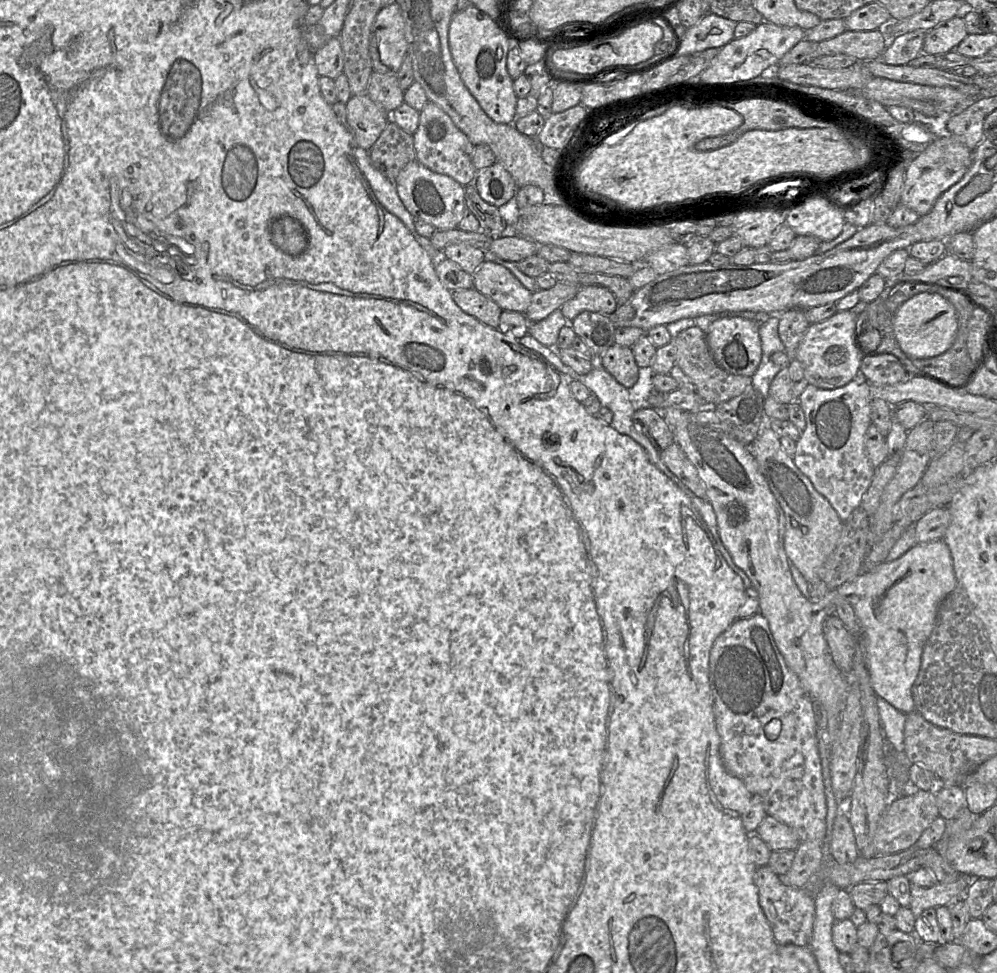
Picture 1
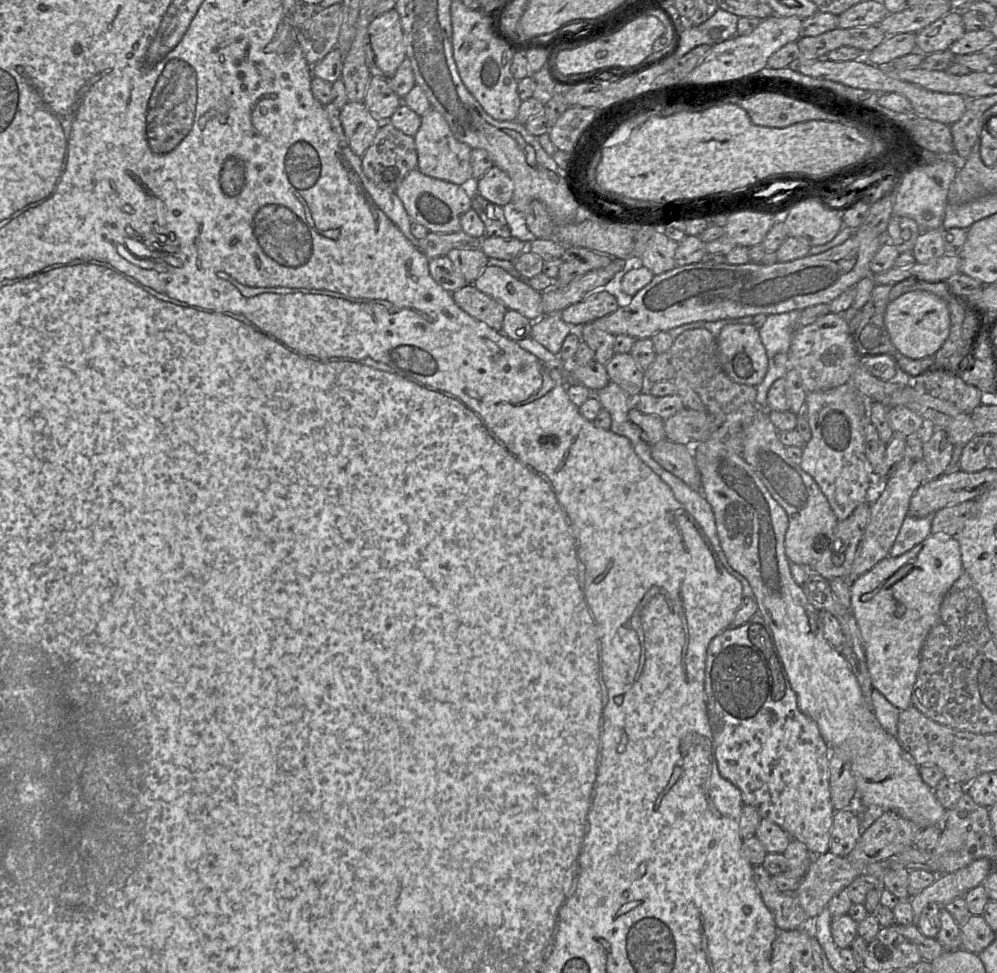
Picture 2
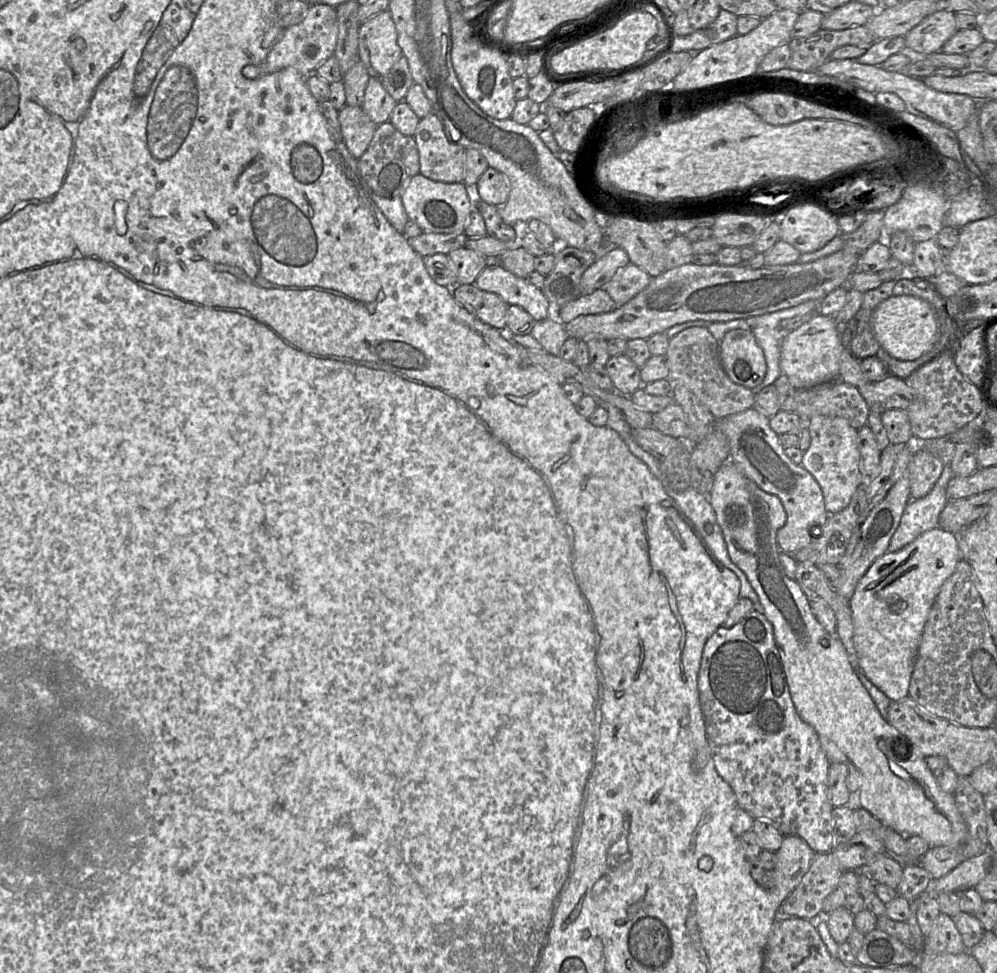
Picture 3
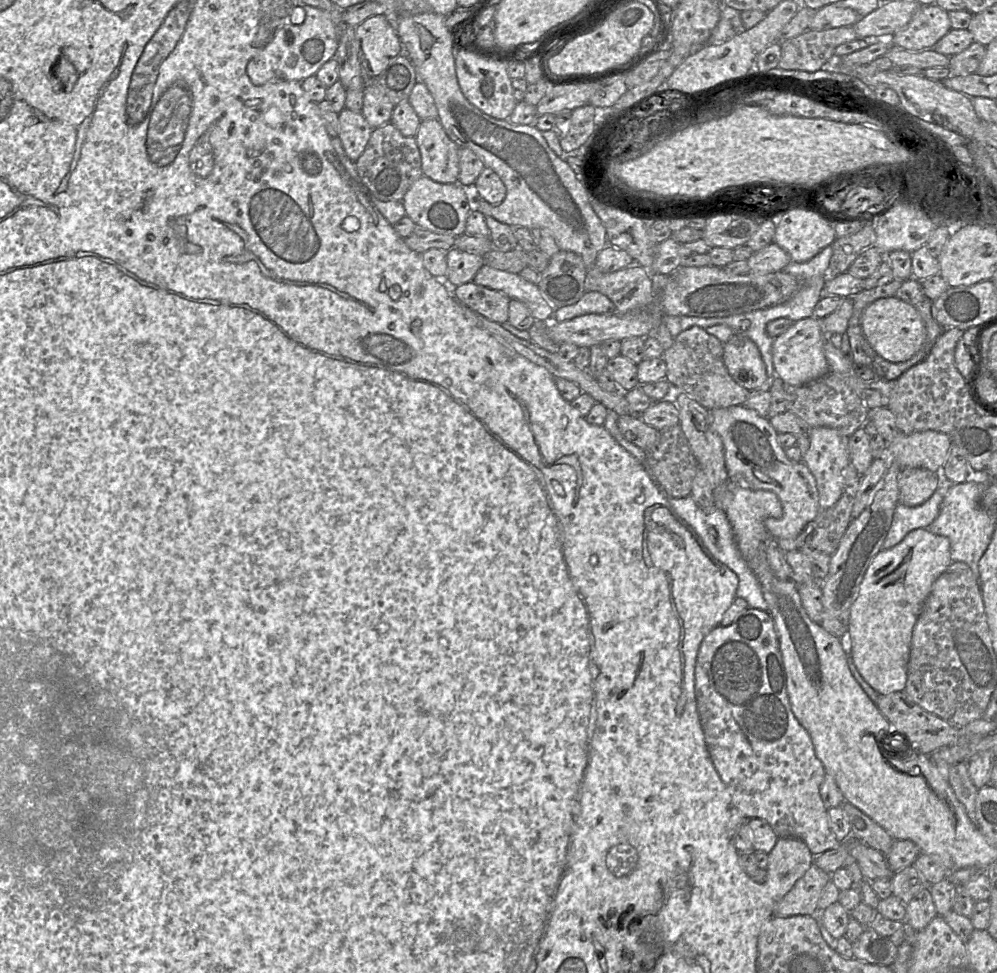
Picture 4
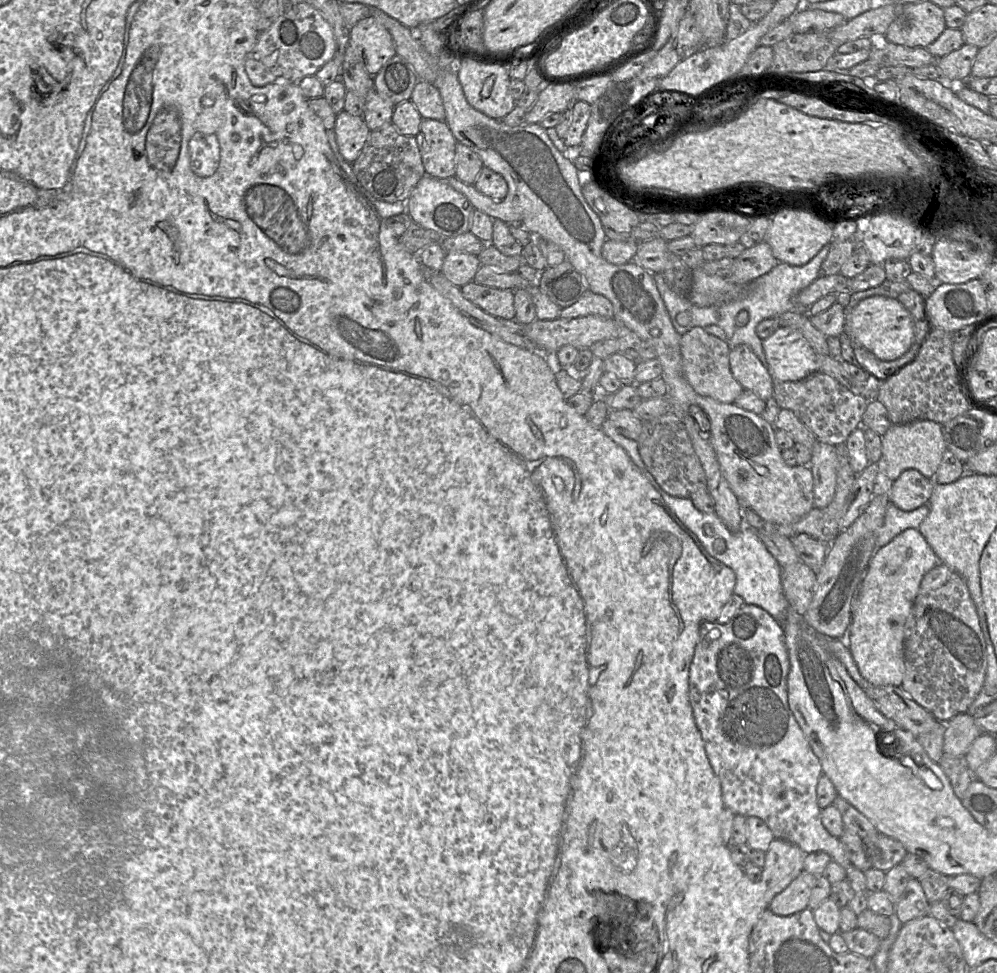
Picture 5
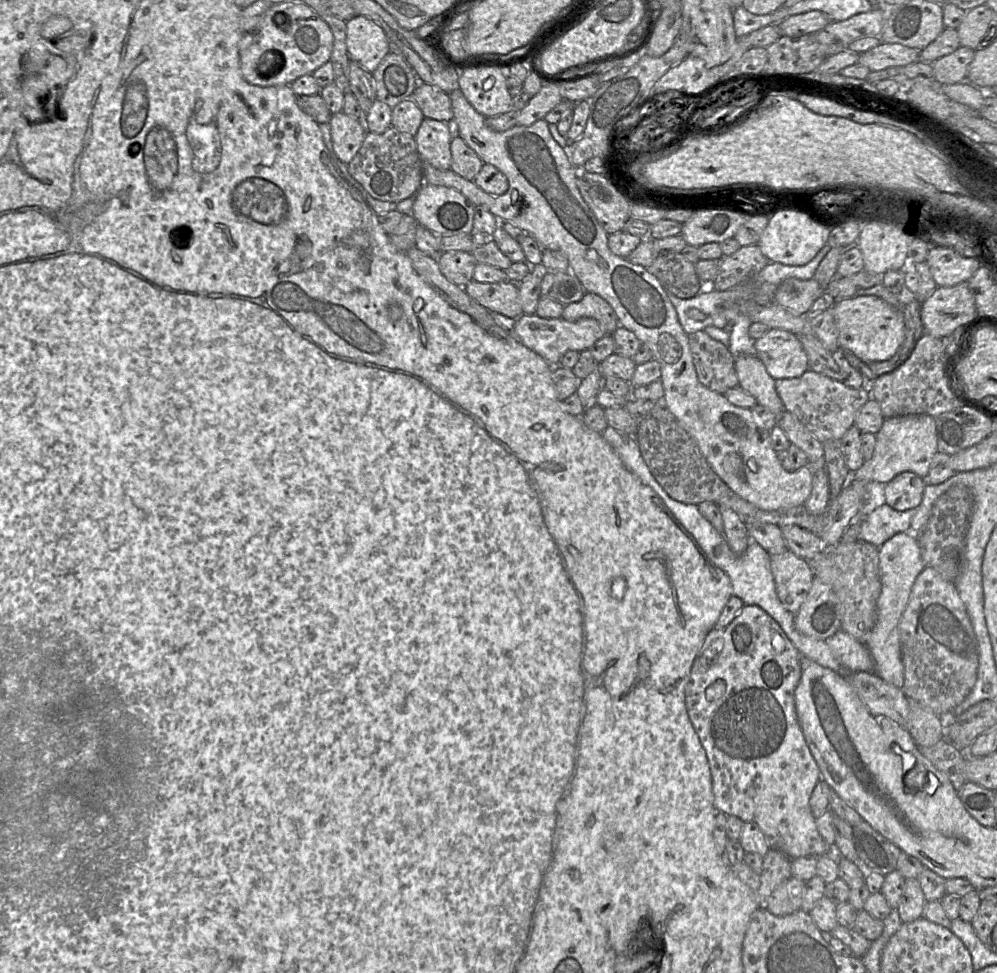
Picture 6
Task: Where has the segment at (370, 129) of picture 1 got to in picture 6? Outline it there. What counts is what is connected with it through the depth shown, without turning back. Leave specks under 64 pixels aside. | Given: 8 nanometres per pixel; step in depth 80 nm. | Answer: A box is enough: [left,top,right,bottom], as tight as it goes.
[329,111,368,164]

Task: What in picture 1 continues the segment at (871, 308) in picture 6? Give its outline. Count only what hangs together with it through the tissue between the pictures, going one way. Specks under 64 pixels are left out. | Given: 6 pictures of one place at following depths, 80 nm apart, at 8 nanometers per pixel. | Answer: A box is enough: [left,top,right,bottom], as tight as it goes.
[892,292,958,359]

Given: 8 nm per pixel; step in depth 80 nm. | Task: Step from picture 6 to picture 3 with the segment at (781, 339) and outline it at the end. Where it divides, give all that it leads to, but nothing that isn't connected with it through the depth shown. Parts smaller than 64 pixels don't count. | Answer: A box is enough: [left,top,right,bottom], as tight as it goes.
[780,313,844,389]

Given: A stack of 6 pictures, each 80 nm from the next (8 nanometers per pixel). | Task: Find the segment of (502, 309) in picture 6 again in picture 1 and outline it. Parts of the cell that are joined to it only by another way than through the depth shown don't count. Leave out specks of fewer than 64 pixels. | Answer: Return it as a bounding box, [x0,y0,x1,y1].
[452,287,503,327]

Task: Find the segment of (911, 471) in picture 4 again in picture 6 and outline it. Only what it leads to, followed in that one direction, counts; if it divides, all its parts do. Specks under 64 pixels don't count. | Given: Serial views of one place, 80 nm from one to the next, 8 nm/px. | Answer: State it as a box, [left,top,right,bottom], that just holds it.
[884,472,926,511]

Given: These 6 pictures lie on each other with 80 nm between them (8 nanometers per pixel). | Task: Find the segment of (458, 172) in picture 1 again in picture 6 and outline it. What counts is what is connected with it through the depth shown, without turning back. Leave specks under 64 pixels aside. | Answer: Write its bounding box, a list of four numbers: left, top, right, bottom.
[415,117,455,170]

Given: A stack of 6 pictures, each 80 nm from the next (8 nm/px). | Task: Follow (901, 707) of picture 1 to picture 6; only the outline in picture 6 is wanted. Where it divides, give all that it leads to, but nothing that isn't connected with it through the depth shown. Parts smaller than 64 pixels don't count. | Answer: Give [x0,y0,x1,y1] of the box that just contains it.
[865,532,925,688]

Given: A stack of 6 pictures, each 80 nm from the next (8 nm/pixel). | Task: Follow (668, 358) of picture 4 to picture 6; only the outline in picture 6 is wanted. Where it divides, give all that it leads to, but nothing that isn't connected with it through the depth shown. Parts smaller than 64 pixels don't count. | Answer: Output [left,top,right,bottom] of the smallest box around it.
[688,330,739,394]

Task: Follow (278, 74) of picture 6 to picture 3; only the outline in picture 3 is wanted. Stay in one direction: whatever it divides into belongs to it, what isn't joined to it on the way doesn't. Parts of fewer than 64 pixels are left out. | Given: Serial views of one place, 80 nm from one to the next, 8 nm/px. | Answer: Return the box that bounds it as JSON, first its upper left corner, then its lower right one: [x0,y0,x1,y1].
[243,2,338,79]

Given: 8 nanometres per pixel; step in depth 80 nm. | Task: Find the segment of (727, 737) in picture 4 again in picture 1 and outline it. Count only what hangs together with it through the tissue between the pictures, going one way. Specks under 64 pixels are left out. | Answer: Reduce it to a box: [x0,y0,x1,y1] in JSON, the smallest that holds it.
[709,612,827,844]

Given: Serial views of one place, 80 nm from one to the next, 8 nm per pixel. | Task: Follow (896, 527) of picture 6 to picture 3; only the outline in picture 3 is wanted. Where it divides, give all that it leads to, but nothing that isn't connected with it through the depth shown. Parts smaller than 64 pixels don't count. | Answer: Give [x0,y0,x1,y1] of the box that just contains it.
[887,464,953,552]

